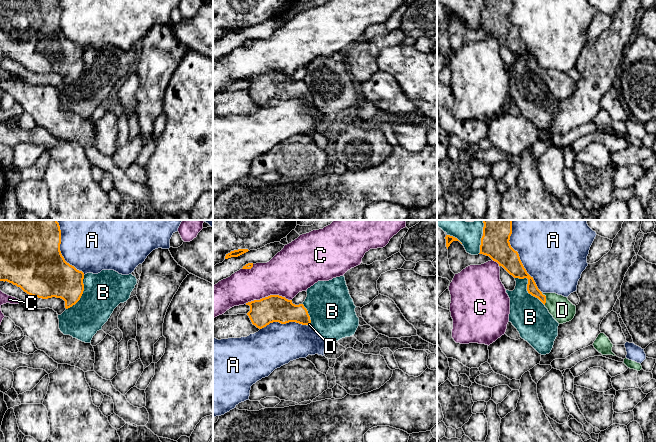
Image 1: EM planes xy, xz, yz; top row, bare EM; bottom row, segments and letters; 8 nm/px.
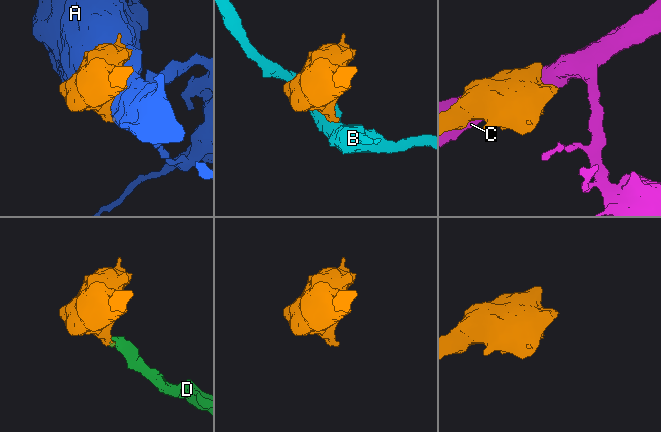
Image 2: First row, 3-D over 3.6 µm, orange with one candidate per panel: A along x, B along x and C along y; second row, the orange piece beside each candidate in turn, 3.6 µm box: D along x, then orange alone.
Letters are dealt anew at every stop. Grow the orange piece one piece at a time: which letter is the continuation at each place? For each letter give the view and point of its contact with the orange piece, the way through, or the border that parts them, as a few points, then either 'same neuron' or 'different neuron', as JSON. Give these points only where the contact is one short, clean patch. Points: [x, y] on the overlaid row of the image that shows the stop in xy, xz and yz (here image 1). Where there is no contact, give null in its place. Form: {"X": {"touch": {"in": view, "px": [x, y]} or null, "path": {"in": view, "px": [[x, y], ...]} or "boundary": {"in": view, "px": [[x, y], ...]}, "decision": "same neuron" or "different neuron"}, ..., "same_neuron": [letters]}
{"A": {"touch": {"in": "yz", "px": [518, 256]}, "decision": "different neuron"}, "B": {"touch": {"in": "yz", "px": [527, 288]}, "decision": "different neuron"}, "C": {"touch": {"in": "xz", "px": [268, 296]}, "decision": "different neuron"}, "D": {"touch": {"in": "yz", "px": [545, 298]}, "path": {"in": "yz", "px": [[532, 288], [545, 298], [551, 300], [562, 310]]}, "decision": "same neuron"}, "same_neuron": ["D"]}

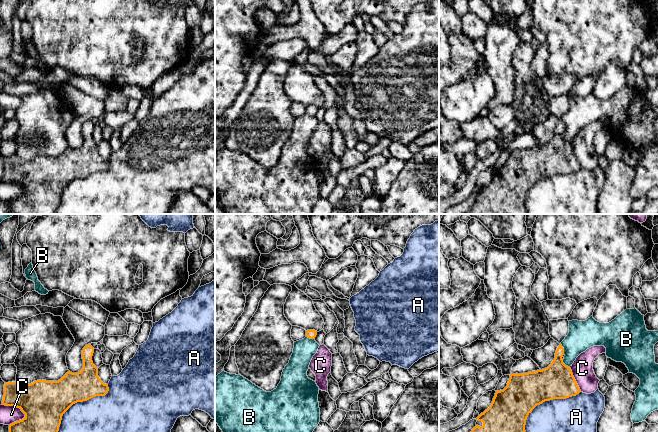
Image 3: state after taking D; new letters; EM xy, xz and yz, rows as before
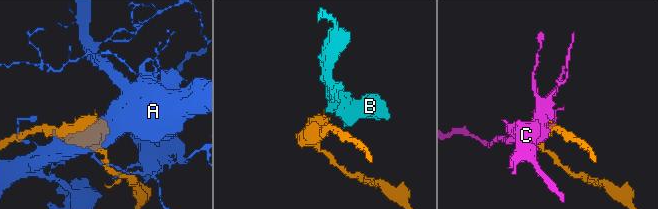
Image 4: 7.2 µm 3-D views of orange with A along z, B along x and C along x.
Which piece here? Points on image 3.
{"A": {"touch": {"in": "yz", "px": [546, 400]}, "decision": "different neuron"}, "B": {"touch": {"in": "yz", "px": [563, 349]}, "boundary": {"in": "yz", "px": [[560, 344], [564, 354]]}, "decision": "different neuron"}, "C": {"touch": {"in": "xy", "px": [15, 406]}, "decision": "different neuron"}, "same_neuron": []}

